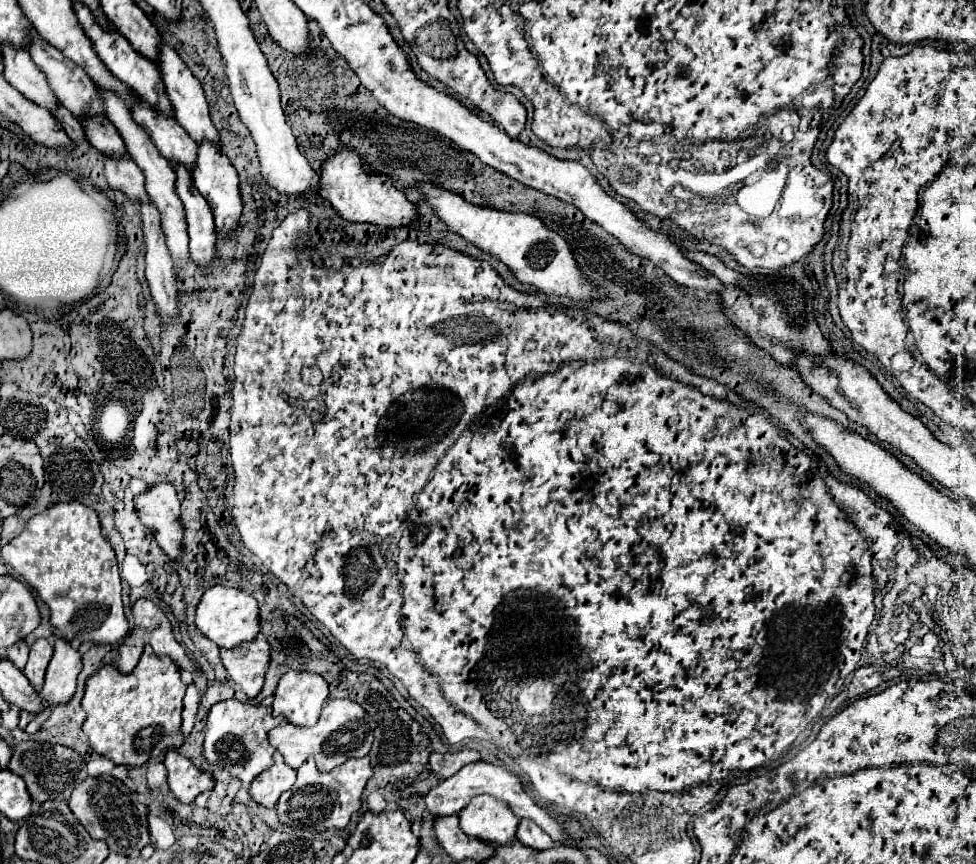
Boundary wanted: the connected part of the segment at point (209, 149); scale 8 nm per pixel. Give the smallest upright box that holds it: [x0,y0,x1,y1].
[191,142,243,236]

